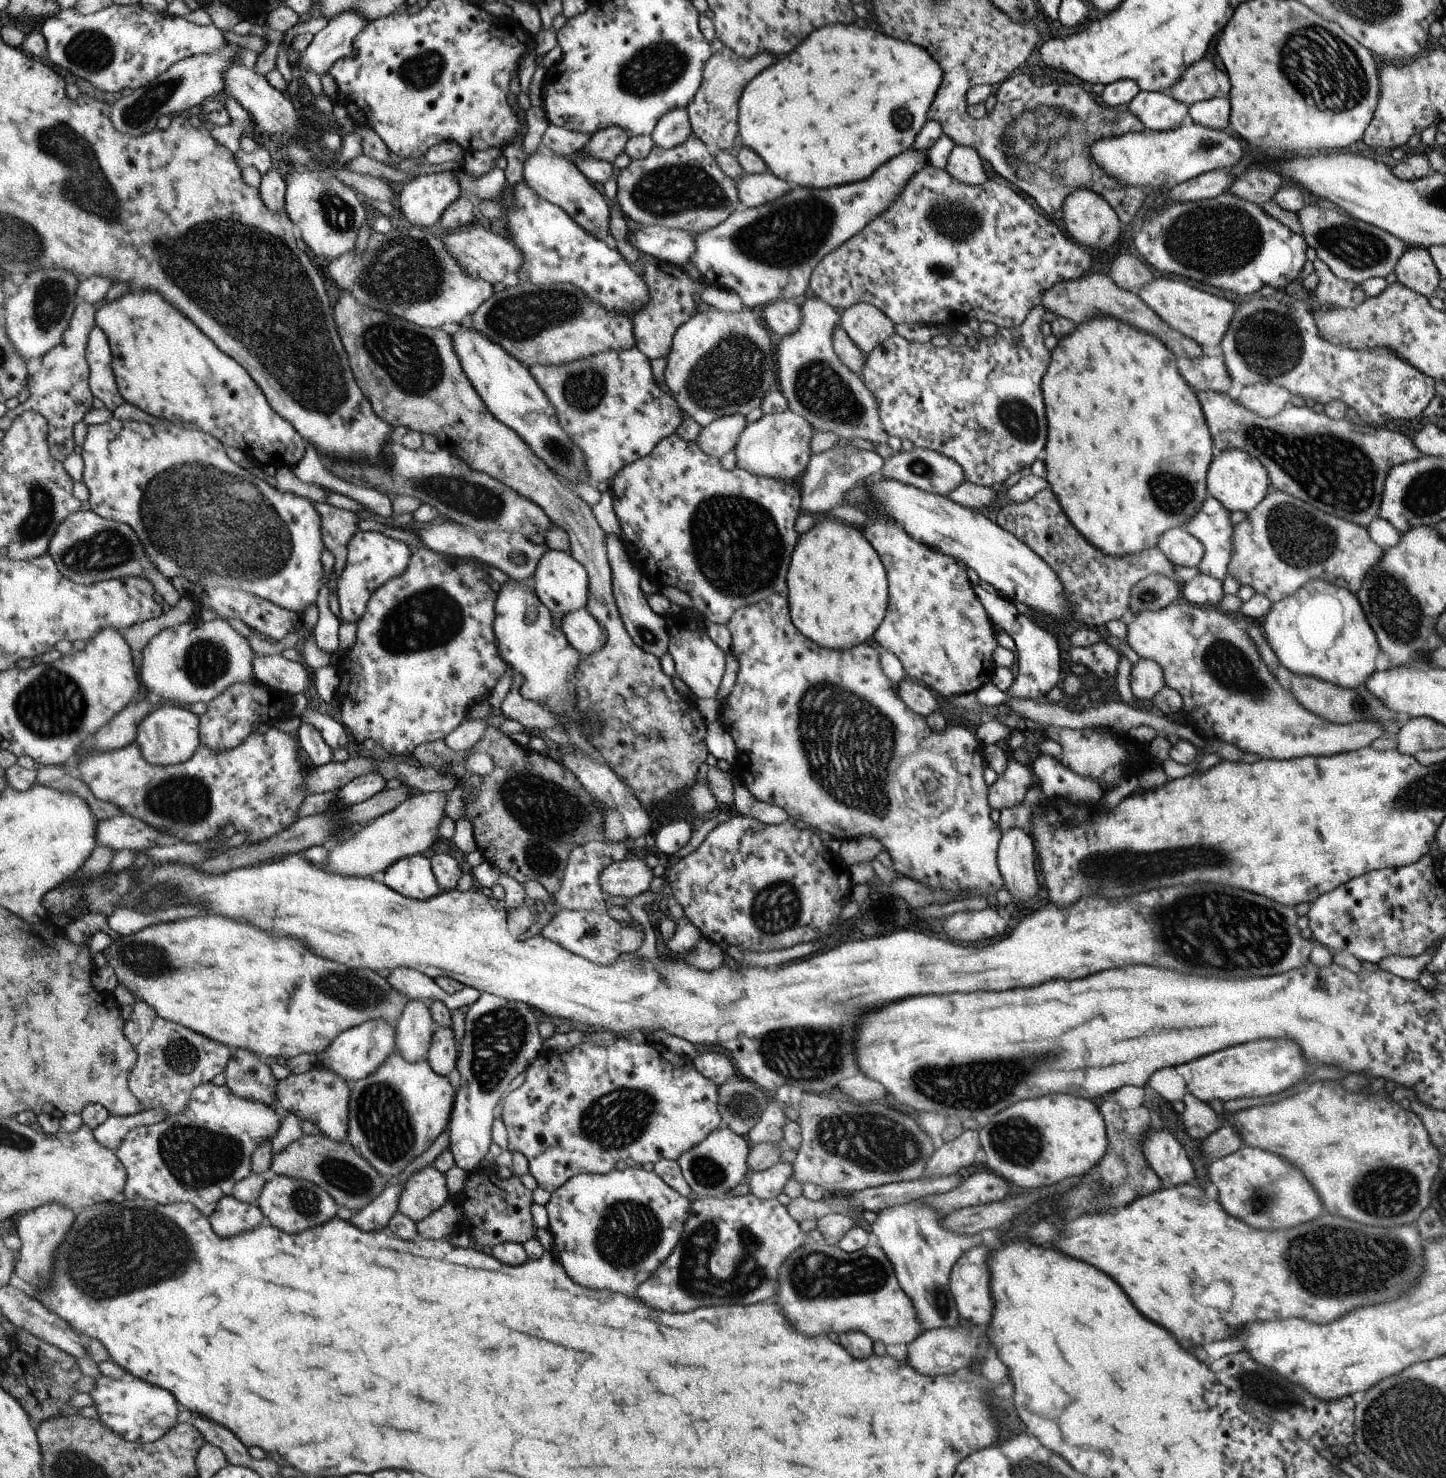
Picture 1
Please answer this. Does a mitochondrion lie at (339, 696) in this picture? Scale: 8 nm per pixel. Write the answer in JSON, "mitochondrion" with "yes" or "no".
{"mitochondrion":"no"}

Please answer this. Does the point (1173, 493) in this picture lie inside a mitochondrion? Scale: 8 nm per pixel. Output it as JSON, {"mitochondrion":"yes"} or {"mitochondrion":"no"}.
{"mitochondrion":"yes"}

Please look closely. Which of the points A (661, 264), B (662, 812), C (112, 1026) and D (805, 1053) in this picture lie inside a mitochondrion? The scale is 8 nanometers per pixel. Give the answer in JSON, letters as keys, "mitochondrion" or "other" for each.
{"A":"other","B":"other","C":"other","D":"mitochondrion"}

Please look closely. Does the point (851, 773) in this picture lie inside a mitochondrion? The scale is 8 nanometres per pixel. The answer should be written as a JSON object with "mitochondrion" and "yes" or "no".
{"mitochondrion":"yes"}

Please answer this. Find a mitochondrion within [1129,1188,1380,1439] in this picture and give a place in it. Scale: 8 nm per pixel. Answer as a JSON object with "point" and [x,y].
{"point":[1258,1388]}

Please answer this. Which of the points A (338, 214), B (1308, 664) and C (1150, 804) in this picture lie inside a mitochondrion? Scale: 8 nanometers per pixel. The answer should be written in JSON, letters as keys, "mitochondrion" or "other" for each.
{"A":"mitochondrion","B":"other","C":"other"}

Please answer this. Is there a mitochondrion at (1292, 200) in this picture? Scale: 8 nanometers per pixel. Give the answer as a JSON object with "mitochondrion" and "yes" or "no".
{"mitochondrion":"no"}

